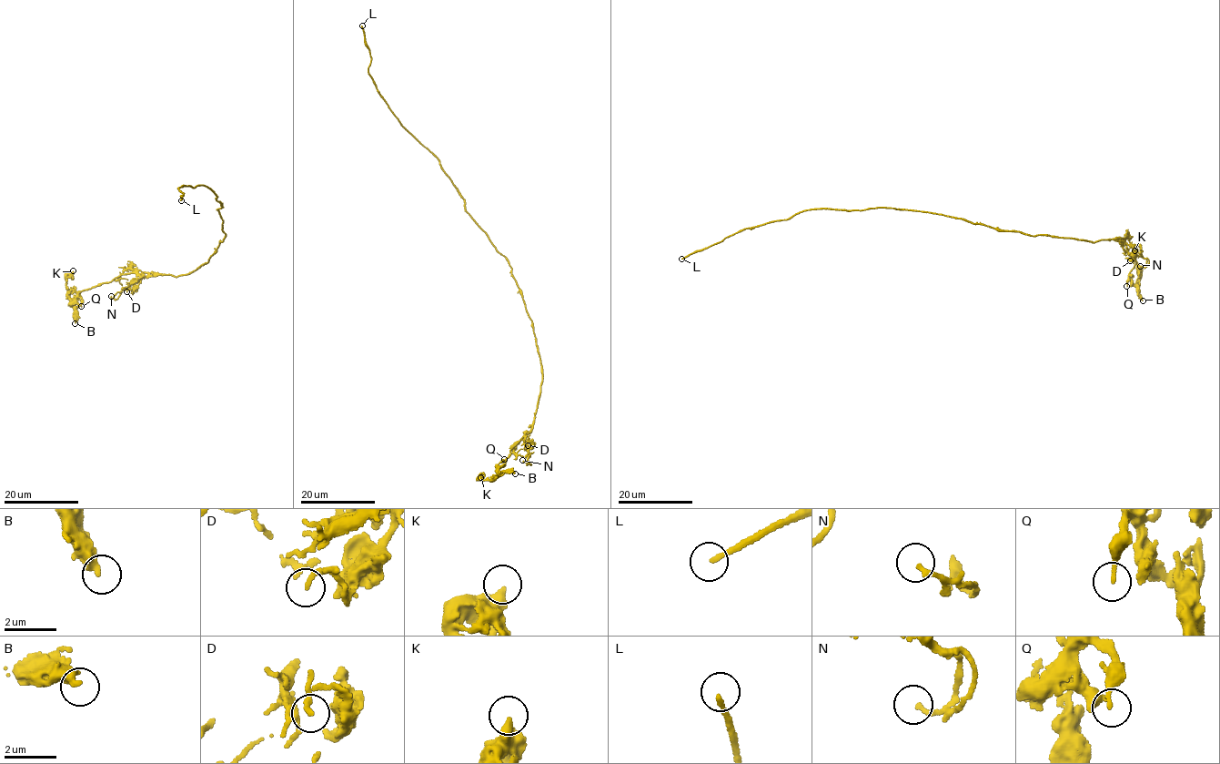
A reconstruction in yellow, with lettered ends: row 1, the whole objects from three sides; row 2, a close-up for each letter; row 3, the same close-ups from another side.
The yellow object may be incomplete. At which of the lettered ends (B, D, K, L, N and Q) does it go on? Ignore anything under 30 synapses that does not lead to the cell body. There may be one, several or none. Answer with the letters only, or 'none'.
none

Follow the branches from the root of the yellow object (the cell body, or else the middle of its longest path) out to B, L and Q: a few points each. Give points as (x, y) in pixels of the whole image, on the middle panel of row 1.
B: (509, 266), (531, 320), (542, 375), (533, 428), (513, 446), (503, 466), (496, 466), (500, 475), (515, 473)
L: (509, 266), (466, 210), (465, 199), (437, 157), (404, 128), (380, 96), (369, 75), (370, 53), (362, 25)
Q: (509, 266), (531, 320), (542, 383), (533, 428), (513, 446), (503, 466), (495, 465), (504, 459)

